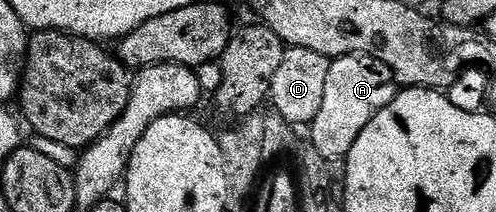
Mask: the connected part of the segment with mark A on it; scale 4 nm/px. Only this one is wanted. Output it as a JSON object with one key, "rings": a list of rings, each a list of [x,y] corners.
{"rings":[[[347,54],[343,58],[334,59],[325,83],[321,112],[317,112],[309,127],[310,145],[328,160],[346,159],[353,144],[357,144],[357,136],[365,132],[369,120],[373,120],[377,112],[386,108],[395,99],[396,93],[397,83],[393,72],[385,64],[381,64],[381,60],[364,54]]]}

